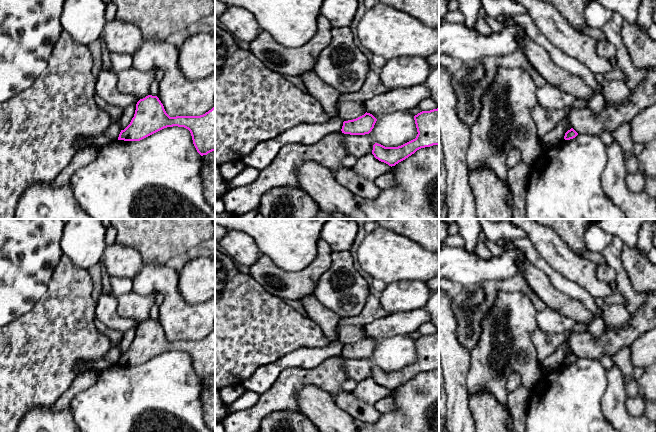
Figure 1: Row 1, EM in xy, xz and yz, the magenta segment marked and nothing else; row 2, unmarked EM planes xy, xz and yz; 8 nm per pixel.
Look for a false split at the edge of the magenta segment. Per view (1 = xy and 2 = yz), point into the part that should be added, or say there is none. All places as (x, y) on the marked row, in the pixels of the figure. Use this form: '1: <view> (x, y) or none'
1: none
2: none

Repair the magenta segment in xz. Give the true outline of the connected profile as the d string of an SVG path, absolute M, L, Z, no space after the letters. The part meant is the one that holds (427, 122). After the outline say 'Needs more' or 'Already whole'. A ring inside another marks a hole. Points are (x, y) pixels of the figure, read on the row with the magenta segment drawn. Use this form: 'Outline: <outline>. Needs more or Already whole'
Outline: M439 109L422 111L414 116L414 120L418 132L415 139L398 147L375 143L372 150L374 157L392 167L421 148L439 145Z. Already whole

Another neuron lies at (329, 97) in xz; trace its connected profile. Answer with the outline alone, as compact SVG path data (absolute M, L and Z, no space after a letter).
M314 71L300 75L308 94L319 101L323 110L332 118L339 116L339 99L341 93L323 82Z

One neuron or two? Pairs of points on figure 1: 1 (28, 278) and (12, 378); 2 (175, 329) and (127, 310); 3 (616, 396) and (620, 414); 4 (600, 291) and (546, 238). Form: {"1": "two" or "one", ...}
{"1": "two", "2": "two", "3": "one", "4": "one"}

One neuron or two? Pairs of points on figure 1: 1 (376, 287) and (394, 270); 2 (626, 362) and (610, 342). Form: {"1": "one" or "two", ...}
{"1": "two", "2": "two"}

